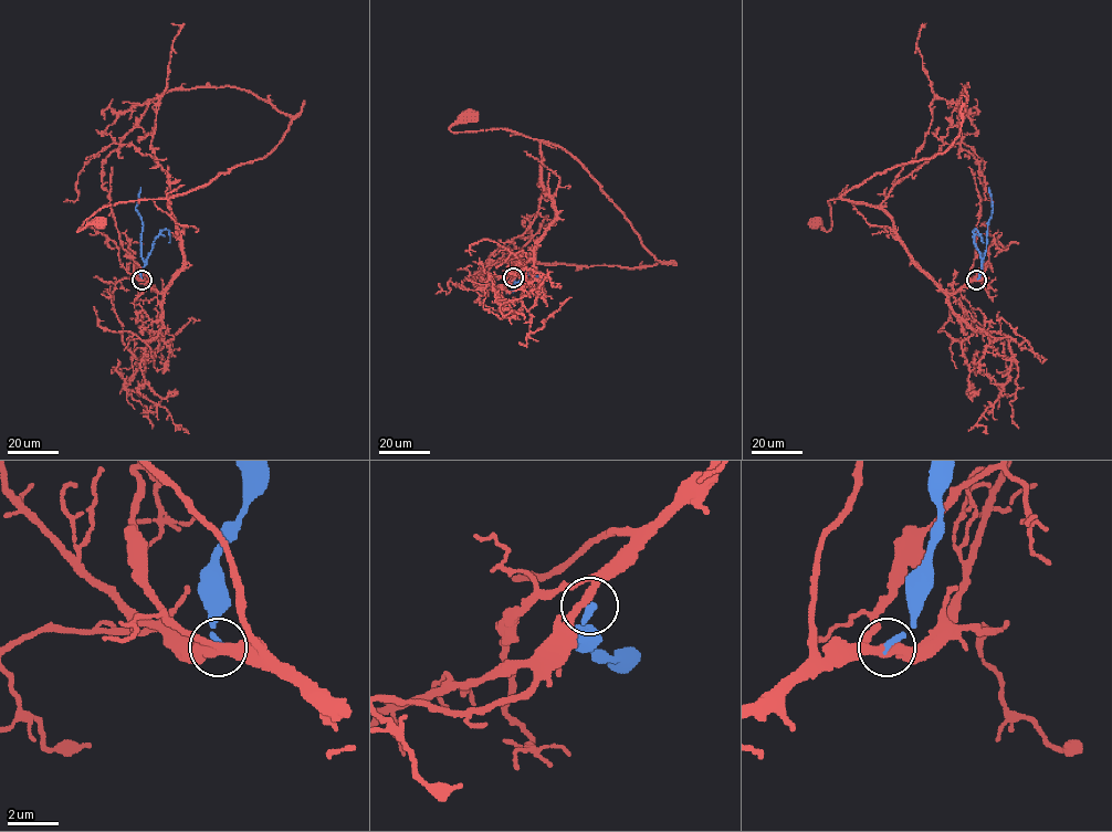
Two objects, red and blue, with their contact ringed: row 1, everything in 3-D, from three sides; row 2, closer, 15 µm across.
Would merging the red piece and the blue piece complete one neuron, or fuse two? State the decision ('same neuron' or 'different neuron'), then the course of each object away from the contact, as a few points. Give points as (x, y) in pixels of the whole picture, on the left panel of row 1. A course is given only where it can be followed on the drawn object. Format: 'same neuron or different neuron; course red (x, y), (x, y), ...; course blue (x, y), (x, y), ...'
different neuron; course red (142, 280), (161, 293), (182, 265), (181, 241), (168, 200), (145, 199), (100, 208), (77, 231), (100, 221); course blue (142, 280), (143, 224), (136, 209), (140, 187)

